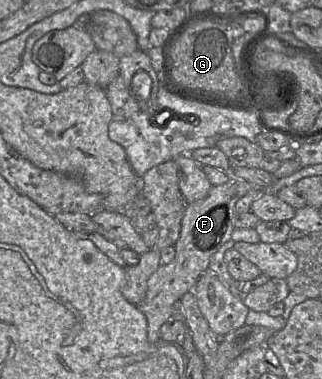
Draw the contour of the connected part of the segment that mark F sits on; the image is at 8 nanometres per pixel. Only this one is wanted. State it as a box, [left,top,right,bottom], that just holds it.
[135,177,260,343]

